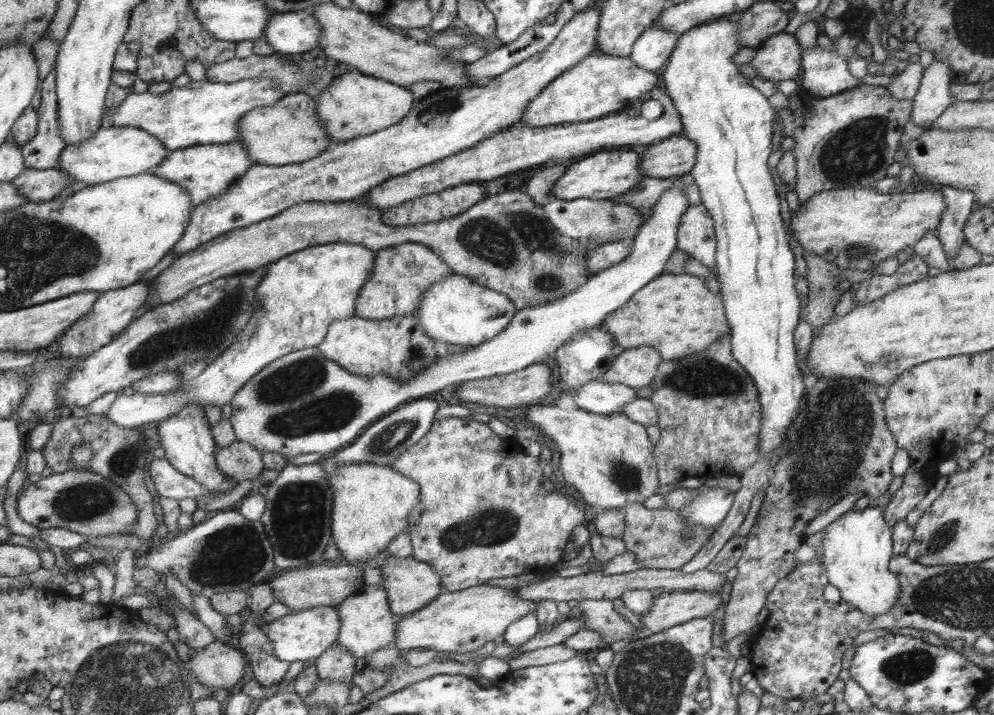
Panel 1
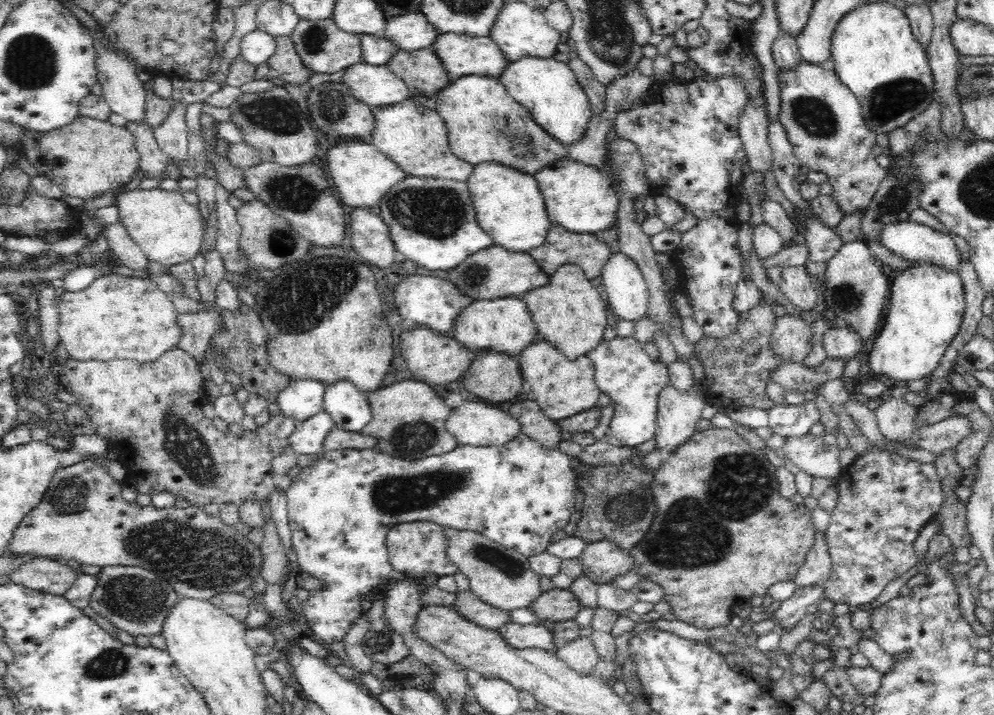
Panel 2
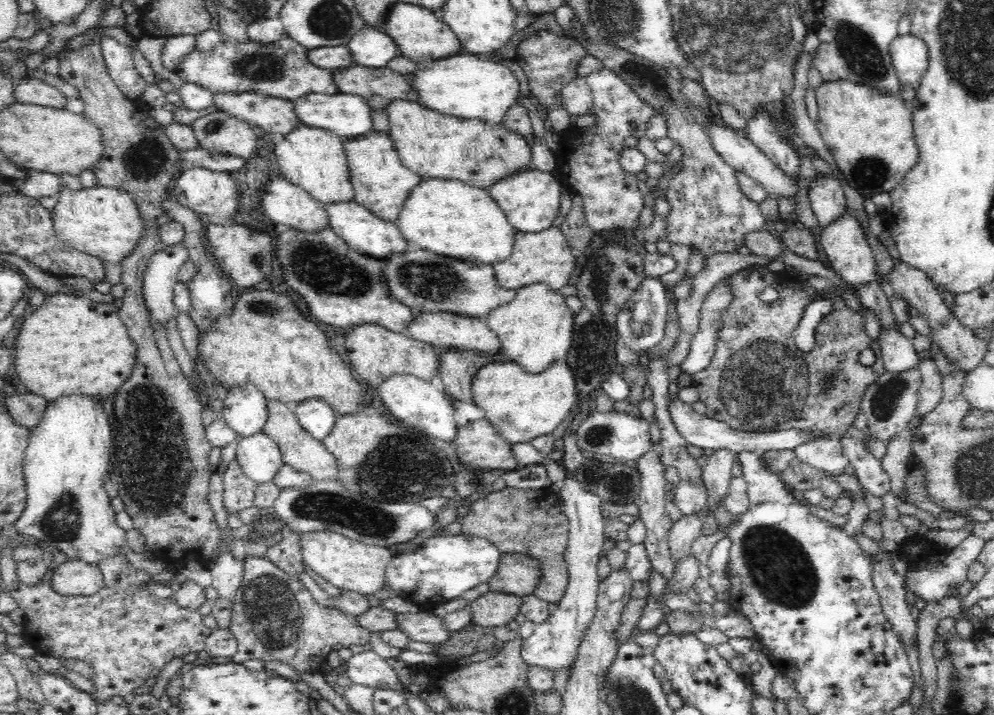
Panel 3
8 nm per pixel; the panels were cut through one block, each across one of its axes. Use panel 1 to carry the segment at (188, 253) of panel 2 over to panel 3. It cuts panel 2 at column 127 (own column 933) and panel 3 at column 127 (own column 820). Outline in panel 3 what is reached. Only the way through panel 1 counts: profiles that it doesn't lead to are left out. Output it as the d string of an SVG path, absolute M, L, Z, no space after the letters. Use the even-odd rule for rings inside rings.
M97 184L94 188L82 188L72 191L67 186L64 186L57 199L58 203L51 212L53 228L58 239L62 240L62 243L70 249L90 254L90 256L98 258L104 263L119 264L122 263L124 258L127 258L131 250L134 250L139 244L139 240L143 238L143 218L139 215L135 199L126 190Z

